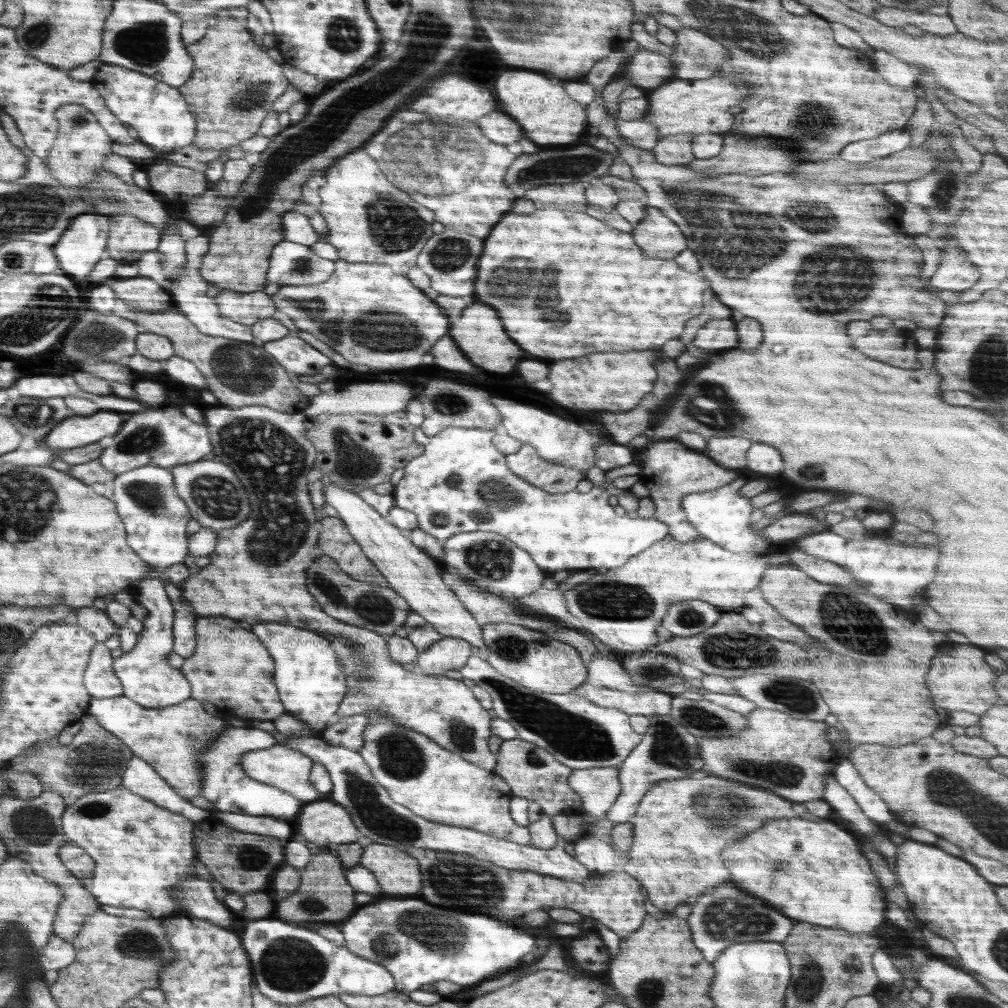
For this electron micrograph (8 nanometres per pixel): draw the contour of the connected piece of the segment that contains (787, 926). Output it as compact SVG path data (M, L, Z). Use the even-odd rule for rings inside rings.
M724 882L704 891L690 902L692 913L687 923L692 932L692 942L703 957L712 964L720 953L734 944L768 941L782 943L792 932L796 922L776 908L770 908L761 898L752 896L732 882Z

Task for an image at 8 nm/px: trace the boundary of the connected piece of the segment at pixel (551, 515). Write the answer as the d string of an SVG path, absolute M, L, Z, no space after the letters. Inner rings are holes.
M415 427L413 437L424 447L424 452L408 462L403 478L393 486L394 507L413 512L419 527L442 542L456 534L474 530L502 534L516 546L524 548L544 570L618 568L631 556L668 535L666 524L655 516L617 515L612 504L608 503L611 495L606 488L593 485L587 493L574 490L552 494L521 479L508 468L505 455L493 445L492 439L497 433L496 428L448 427L434 436L426 436L420 427Z

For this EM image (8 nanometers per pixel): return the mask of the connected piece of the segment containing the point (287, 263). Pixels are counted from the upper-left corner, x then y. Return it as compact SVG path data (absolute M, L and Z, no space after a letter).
M288 240L280 241L269 258L268 282L282 284L318 284L330 278L335 262L324 259L308 248Z

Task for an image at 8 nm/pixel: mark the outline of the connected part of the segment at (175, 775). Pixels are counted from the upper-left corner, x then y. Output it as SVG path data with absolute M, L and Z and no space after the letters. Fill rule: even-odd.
M116 696L114 698L92 698L88 715L93 716L108 732L115 733L120 740L134 753L134 757L140 757L145 760L146 765L154 768L154 770L178 793L182 799L192 799L201 794L199 787L203 781L203 768L199 761L201 750L211 744L217 736L227 728L230 724L225 718L213 717L209 715L203 703L190 697L180 704L172 706L164 706L162 708L144 707L136 704L127 696Z

